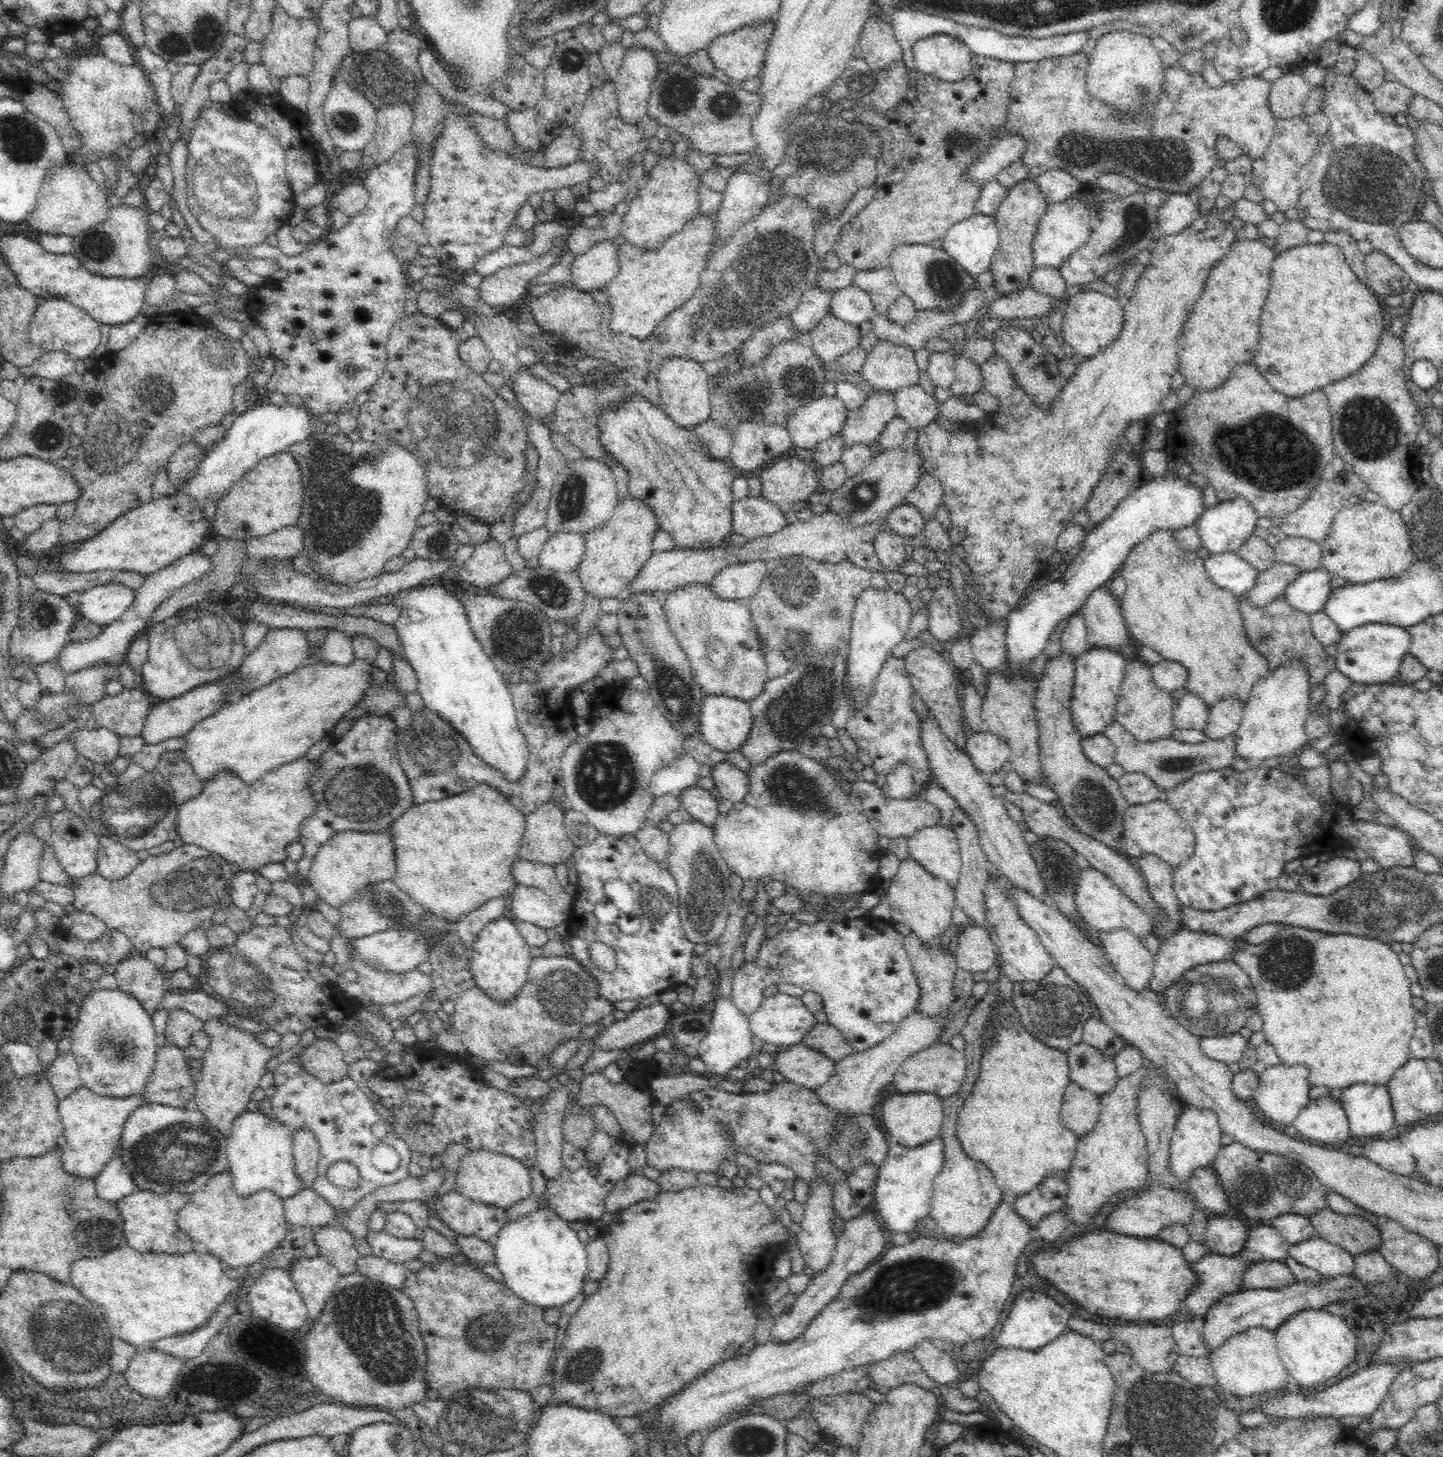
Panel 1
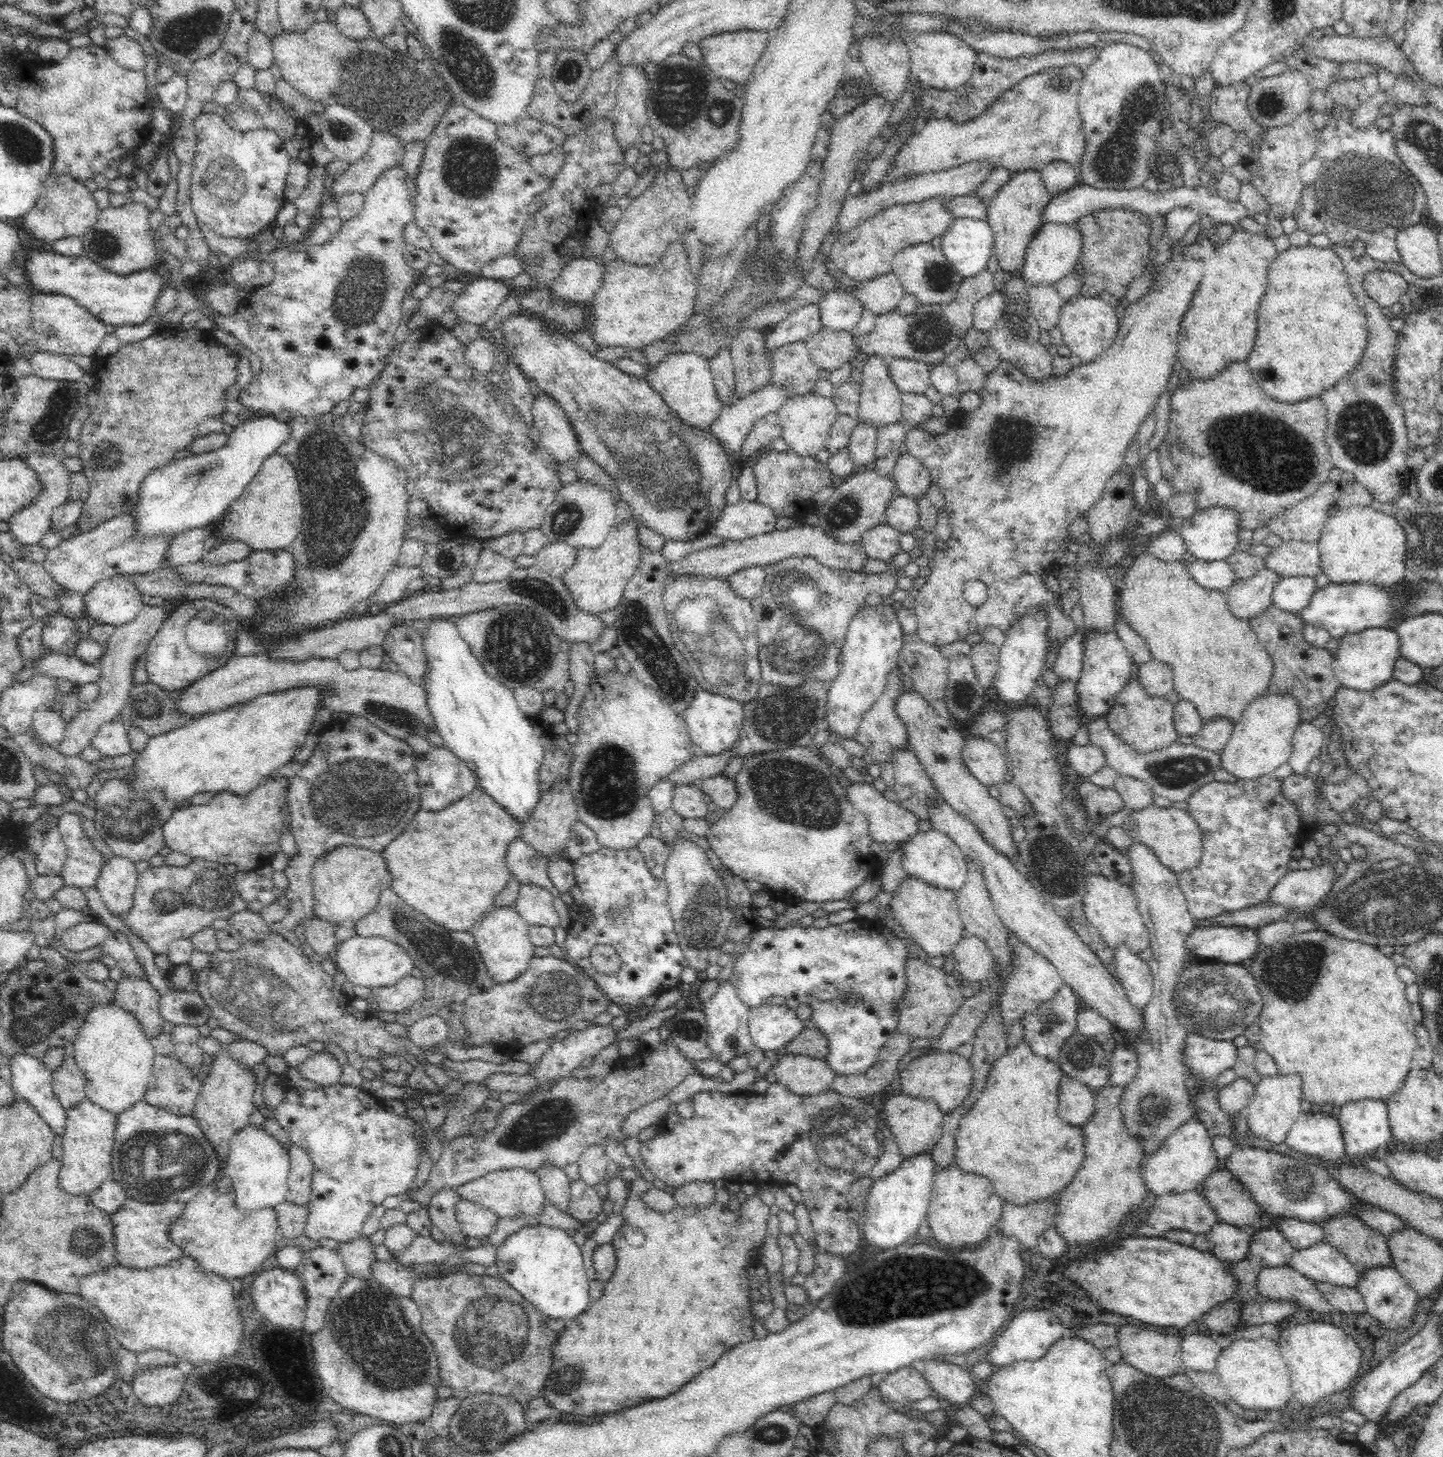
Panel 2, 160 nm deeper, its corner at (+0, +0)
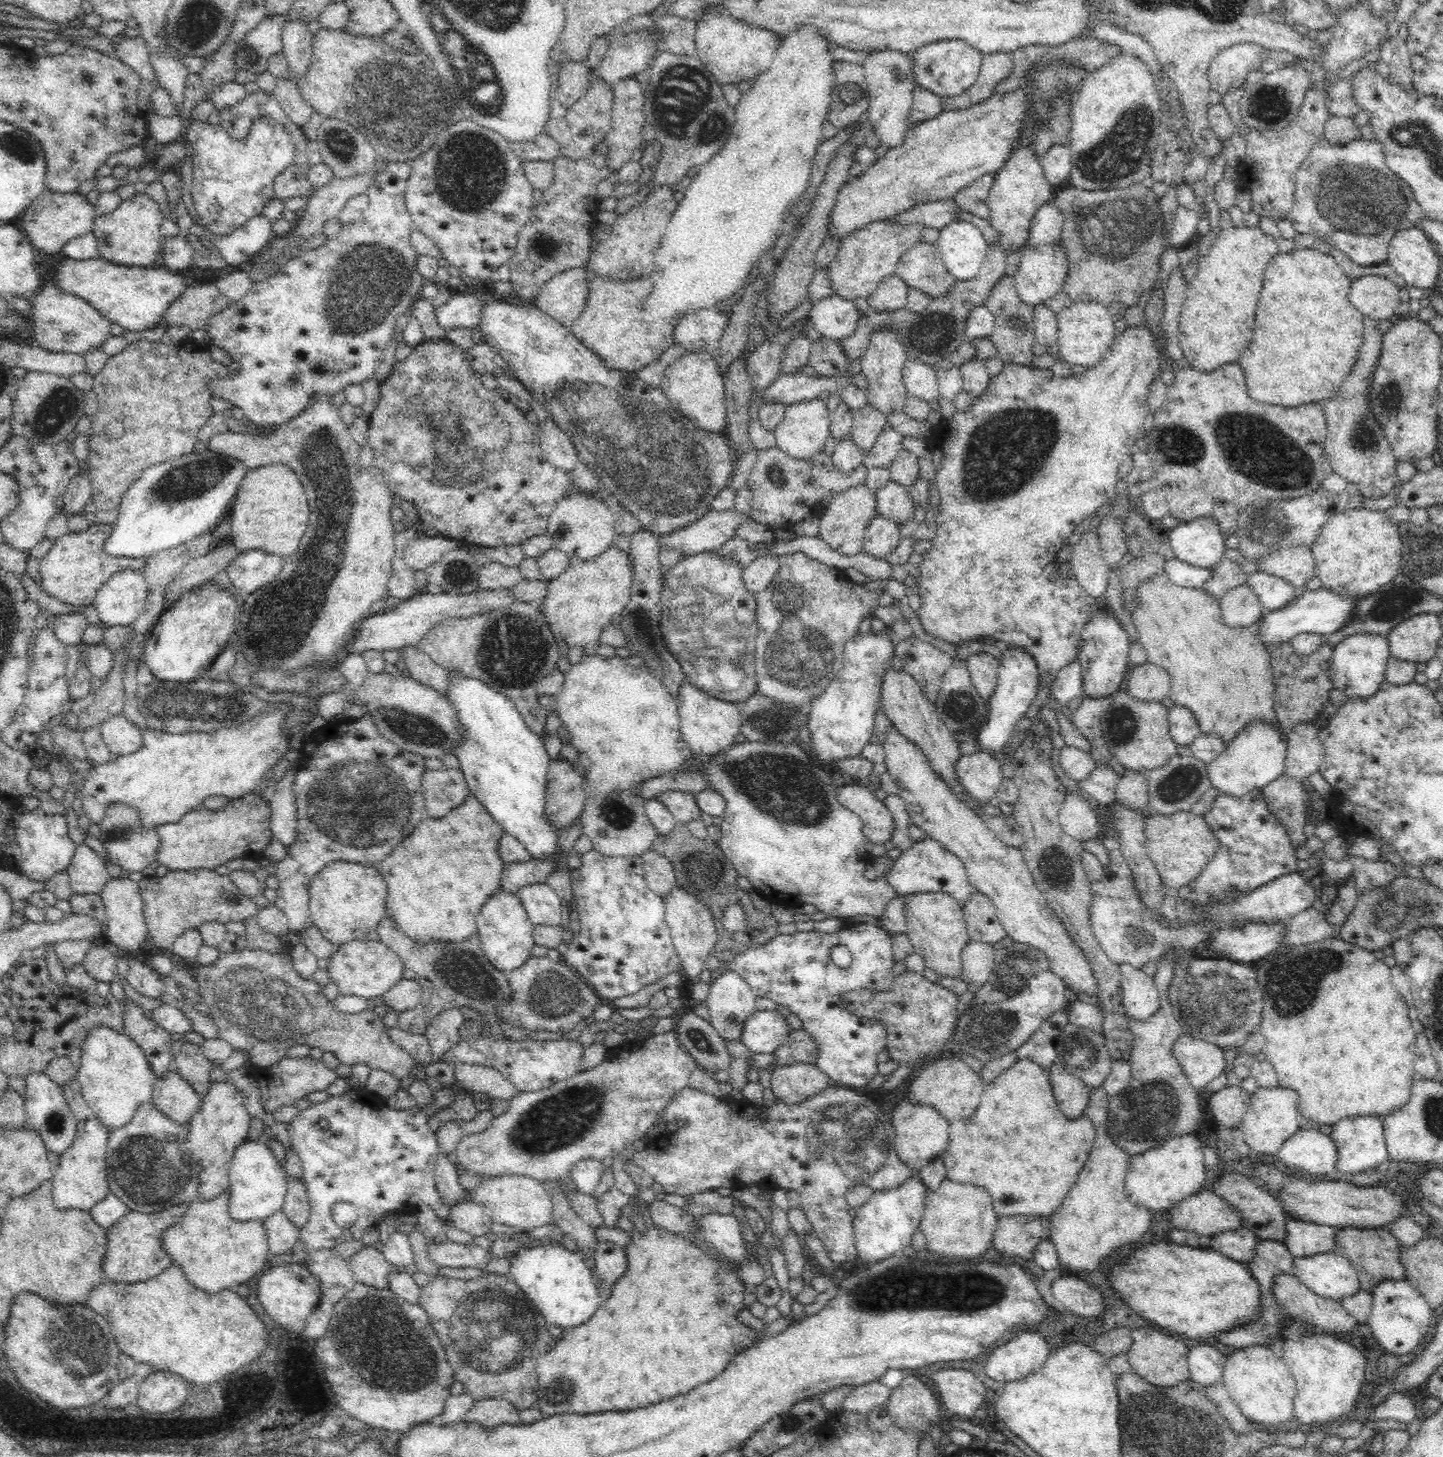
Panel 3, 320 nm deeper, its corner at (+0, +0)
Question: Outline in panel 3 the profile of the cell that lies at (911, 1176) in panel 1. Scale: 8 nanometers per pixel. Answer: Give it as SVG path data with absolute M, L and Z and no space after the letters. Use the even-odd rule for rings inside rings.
M917 1171L913 1178L893 1190L874 1191L872 1196L855 1209L853 1218L854 1240L857 1257L864 1264L872 1264L900 1252L904 1246L910 1244L914 1230L919 1228L925 1211L925 1200L929 1192L920 1181Z

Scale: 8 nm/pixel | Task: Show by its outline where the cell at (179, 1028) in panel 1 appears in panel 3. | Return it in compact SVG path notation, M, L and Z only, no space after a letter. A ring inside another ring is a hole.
M184 1038L182 1041L184 1044L181 1052L175 1055L174 1065L184 1081L190 1083L196 1094L202 1098L210 1088L210 1071L215 1066L202 1055L200 1046L186 1042Z

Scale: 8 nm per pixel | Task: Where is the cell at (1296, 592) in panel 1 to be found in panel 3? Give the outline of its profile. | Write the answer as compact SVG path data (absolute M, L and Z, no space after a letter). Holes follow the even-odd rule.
M1260 571L1250 575L1246 584L1252 586L1264 611L1280 610L1301 593L1295 586L1288 585L1286 580Z

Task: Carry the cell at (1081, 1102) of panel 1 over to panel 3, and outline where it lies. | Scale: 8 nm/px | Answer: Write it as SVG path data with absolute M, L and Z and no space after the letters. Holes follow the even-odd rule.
M1056 1062L1050 1066L1049 1072L1050 1085L1059 1110L1071 1120L1084 1116L1084 1110L1090 1102L1090 1088Z

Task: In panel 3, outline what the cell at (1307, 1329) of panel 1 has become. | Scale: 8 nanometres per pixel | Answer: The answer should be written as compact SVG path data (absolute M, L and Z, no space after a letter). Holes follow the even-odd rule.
M1334 1333L1315 1334L1312 1336L1300 1336L1300 1340L1292 1338L1283 1339L1283 1361L1290 1369L1295 1380L1296 1394L1293 1400L1293 1416L1296 1416L1296 1425L1303 1427L1307 1431L1319 1428L1320 1424L1326 1422L1344 1421L1350 1410L1354 1409L1360 1387L1364 1382L1364 1368L1366 1368L1366 1358L1348 1342L1342 1342L1339 1336L1334 1337Z

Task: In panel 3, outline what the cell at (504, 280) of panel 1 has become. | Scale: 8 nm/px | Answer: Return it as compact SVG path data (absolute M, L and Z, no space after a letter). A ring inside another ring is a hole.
M456 293L452 295L448 301L442 306L435 308L435 316L438 324L444 330L450 330L450 328L476 328L480 322L482 316L482 307L484 301L480 301L476 297L476 293Z

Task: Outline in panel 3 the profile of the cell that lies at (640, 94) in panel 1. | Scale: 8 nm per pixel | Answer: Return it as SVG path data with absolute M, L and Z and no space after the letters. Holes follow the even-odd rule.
M635 77L624 78L613 86L614 104L611 130L606 136L605 143L608 145L608 160L606 165L610 171L620 171L628 162L631 162L634 150L639 149L645 142L642 137L645 114L645 90Z

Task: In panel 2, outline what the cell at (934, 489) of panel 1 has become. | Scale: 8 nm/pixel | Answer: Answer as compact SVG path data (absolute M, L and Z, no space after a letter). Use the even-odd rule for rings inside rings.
M902 450L893 471L898 492L915 498L927 494L933 482L929 470L914 455Z

